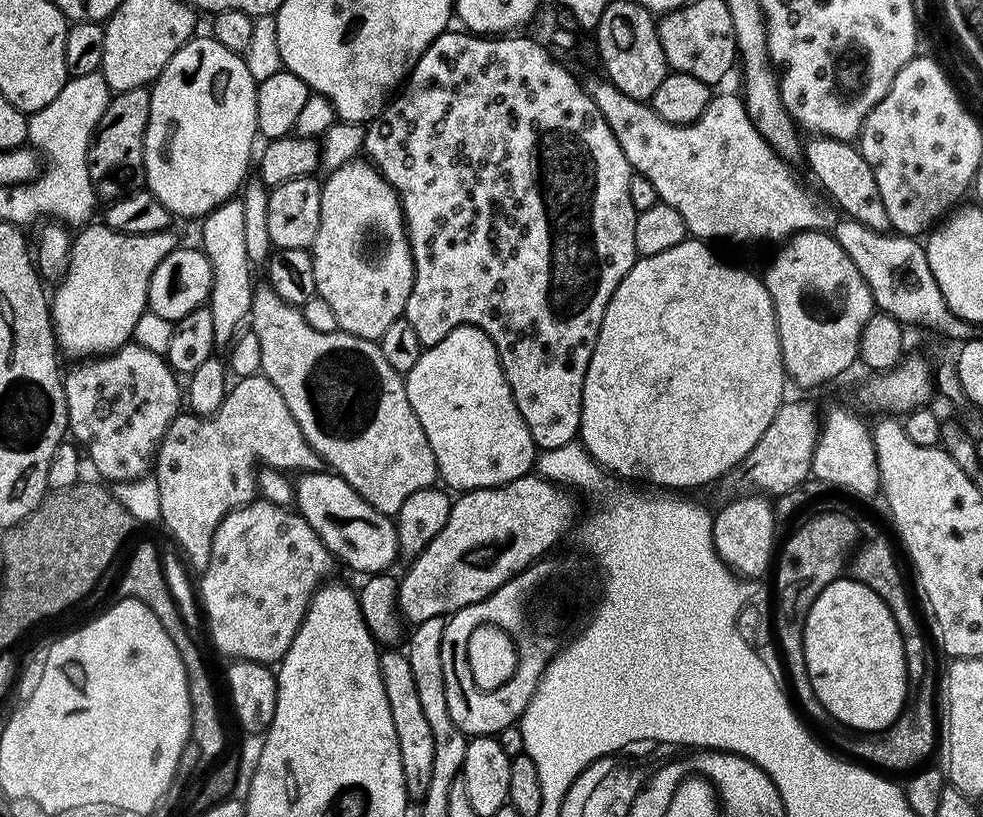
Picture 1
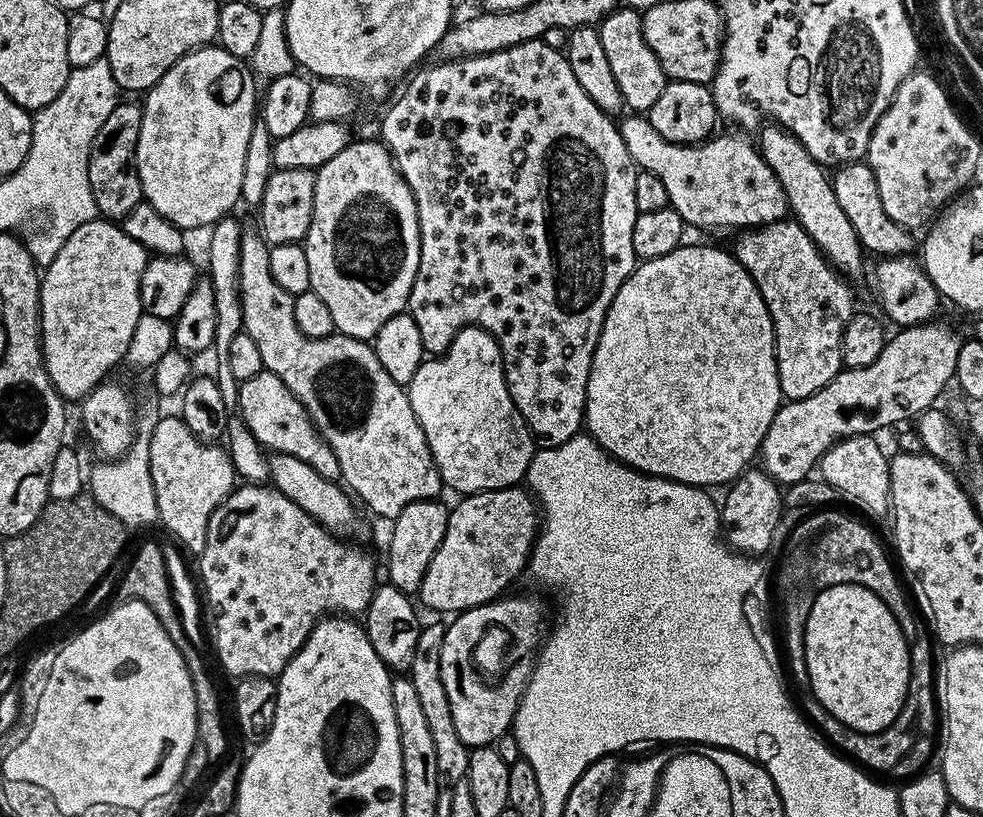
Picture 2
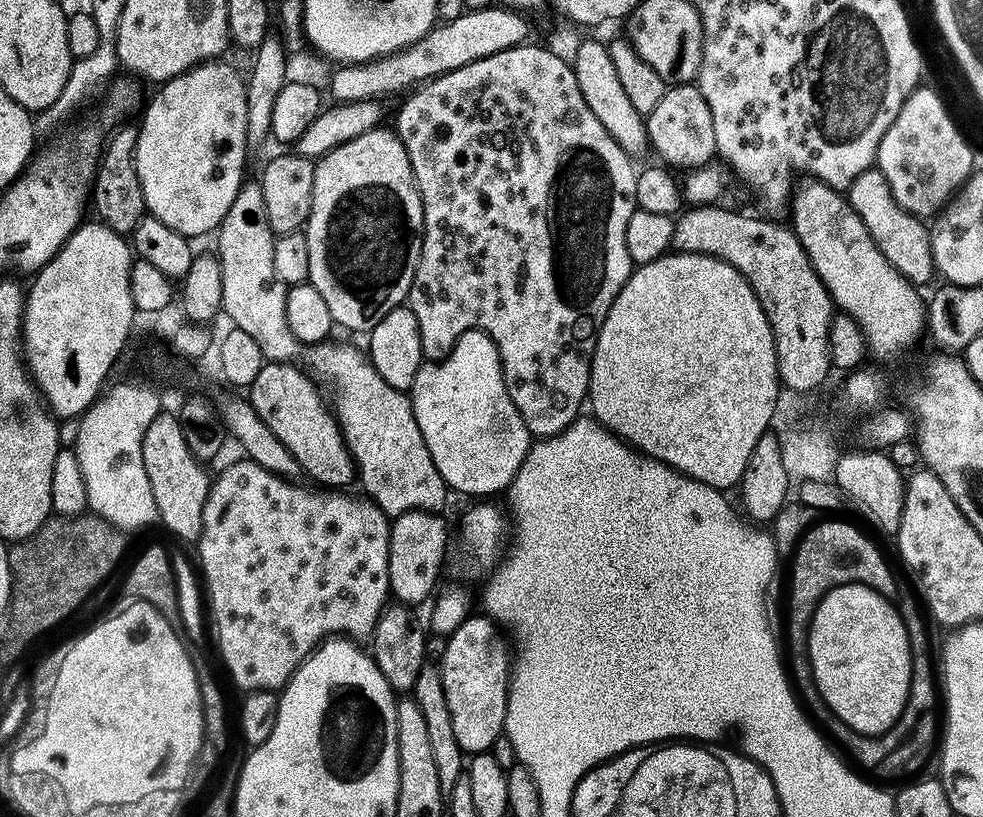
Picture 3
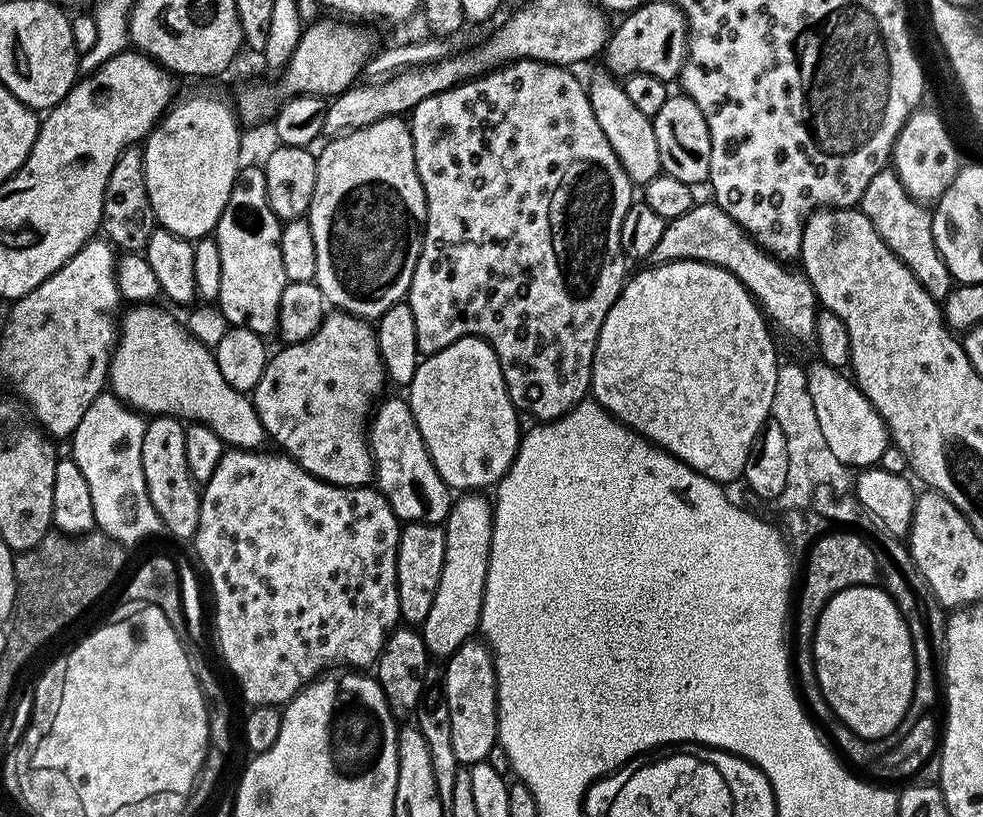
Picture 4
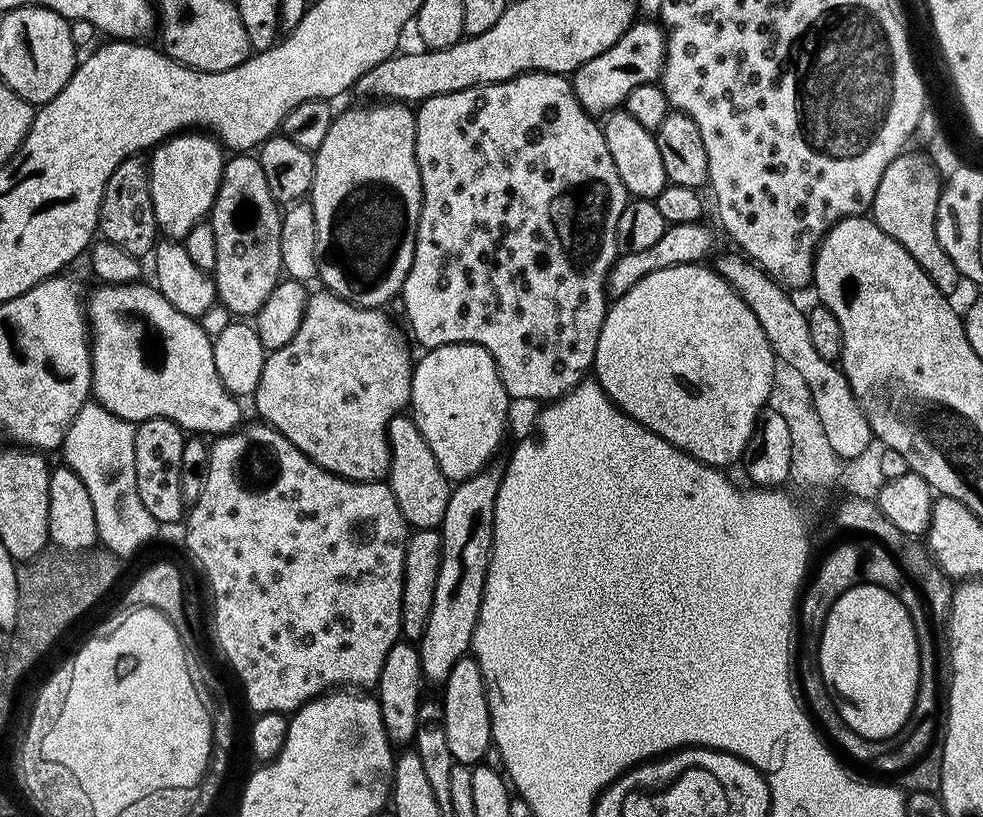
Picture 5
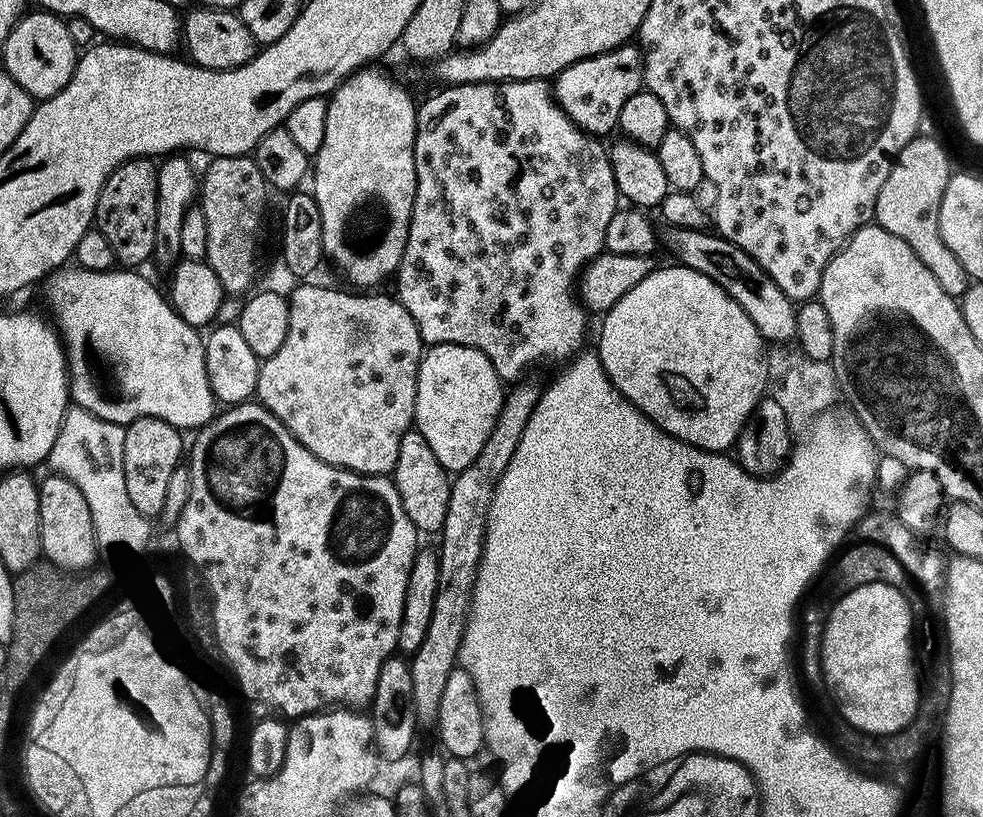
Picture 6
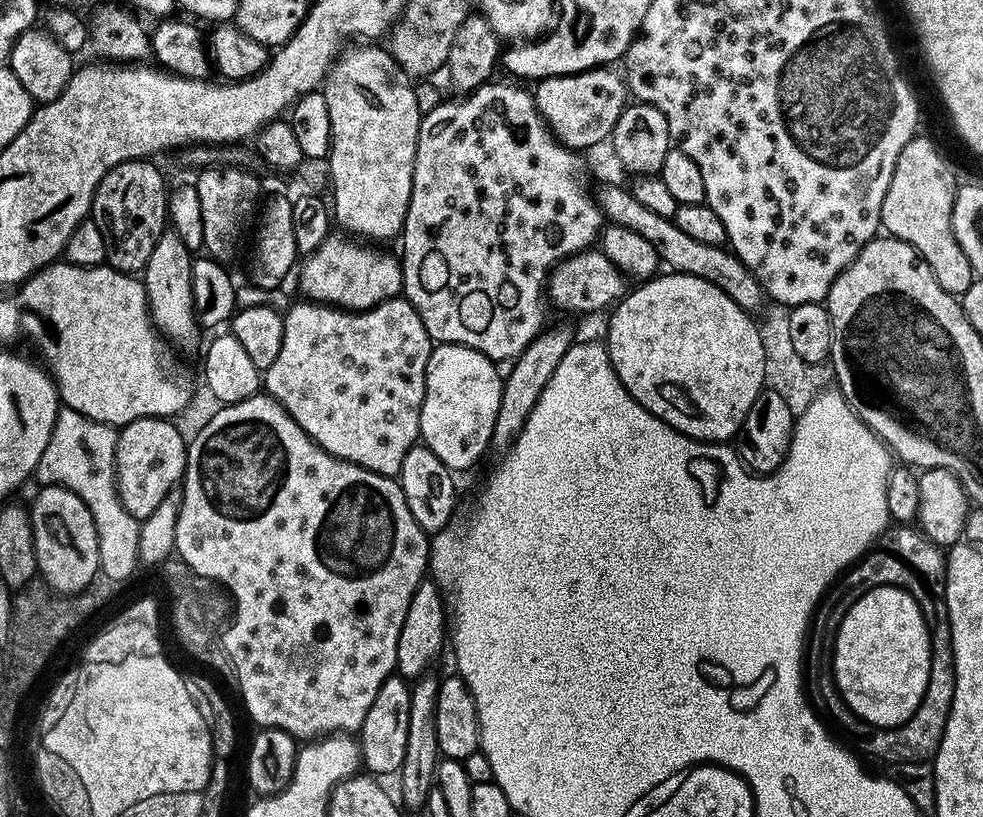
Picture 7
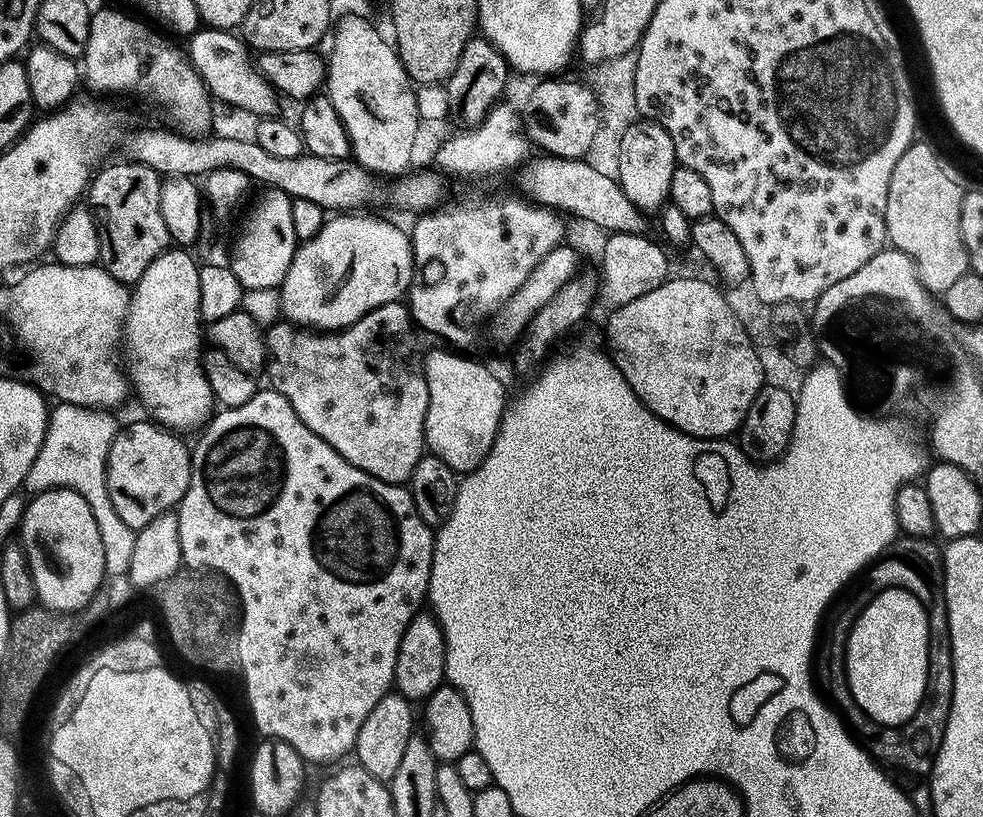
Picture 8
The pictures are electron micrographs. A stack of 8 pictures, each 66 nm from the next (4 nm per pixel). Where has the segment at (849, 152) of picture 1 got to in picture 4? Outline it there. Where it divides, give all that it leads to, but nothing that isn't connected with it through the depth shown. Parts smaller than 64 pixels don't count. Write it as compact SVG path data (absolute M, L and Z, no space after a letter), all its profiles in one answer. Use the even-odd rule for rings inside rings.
M886 166L878 174L874 174L870 186L866 186L866 194L860 199L858 208L866 214L866 218L870 218L874 230L878 230L880 237L911 269L925 290L938 302L943 302L952 293L954 279L935 244L933 213L907 192L896 171Z

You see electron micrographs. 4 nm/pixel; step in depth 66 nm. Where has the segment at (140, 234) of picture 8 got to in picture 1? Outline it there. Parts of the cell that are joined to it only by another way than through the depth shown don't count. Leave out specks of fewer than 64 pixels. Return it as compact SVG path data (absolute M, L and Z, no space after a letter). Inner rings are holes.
M148 88L117 92L111 97L109 106L102 115L87 156L90 178L101 201L111 202L125 195L135 185L132 183L141 179L144 166L143 140L150 114L150 100Z

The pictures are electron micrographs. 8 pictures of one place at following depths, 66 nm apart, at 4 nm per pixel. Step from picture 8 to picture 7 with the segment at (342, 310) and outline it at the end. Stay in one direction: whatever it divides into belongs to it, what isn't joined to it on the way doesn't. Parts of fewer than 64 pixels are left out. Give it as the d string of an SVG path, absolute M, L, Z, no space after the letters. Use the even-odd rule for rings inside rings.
M336 234L329 235L303 259L305 262L300 270L300 288L306 295L303 297L349 311L364 311L384 300L395 299L403 291L404 285L400 260L361 245L338 238Z

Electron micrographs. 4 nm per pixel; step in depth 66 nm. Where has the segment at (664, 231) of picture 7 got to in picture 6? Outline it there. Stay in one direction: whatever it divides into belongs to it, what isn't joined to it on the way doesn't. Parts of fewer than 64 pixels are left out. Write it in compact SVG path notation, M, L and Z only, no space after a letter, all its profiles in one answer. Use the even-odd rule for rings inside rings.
M675 226L667 229L668 233L663 233L662 240L668 243L668 248L677 256L679 263L685 268L694 270L698 274L702 274L706 278L710 278L710 282L714 282L718 286L722 286L722 290L730 297L734 298L734 302L738 302L738 306L742 306L742 310L746 310L746 314L750 318L750 322L754 322L754 326L759 330L760 335L768 342L789 342L796 339L796 309L797 305L788 299L786 294L782 294L782 290L778 290L776 283L761 270L754 262L754 258L750 258L750 254L743 252L737 244L731 242L725 237L717 234L712 230L701 230L699 228L677 228Z

